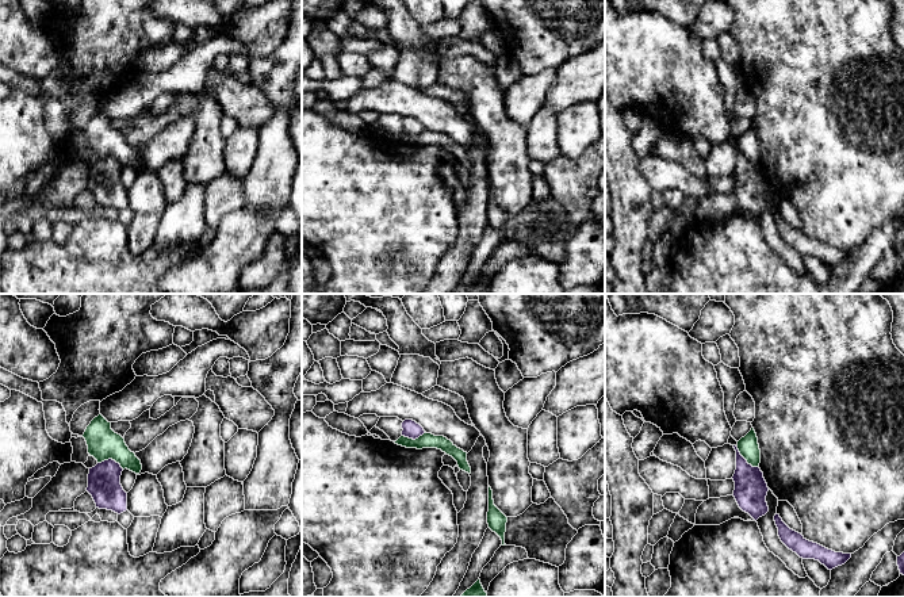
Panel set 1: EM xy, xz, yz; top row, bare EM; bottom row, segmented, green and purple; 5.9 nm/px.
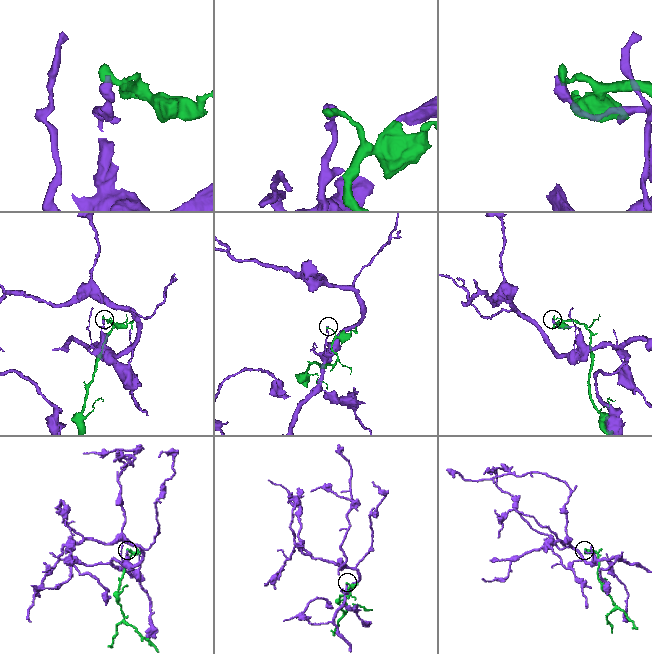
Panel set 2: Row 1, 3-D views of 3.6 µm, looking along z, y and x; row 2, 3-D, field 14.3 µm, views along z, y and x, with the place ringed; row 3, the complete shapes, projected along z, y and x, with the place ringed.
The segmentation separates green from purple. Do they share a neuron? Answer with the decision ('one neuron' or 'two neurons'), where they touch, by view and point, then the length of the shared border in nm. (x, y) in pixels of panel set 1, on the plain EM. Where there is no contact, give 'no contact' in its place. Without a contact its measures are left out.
two neurons | xy (111, 155) | 170 nm

